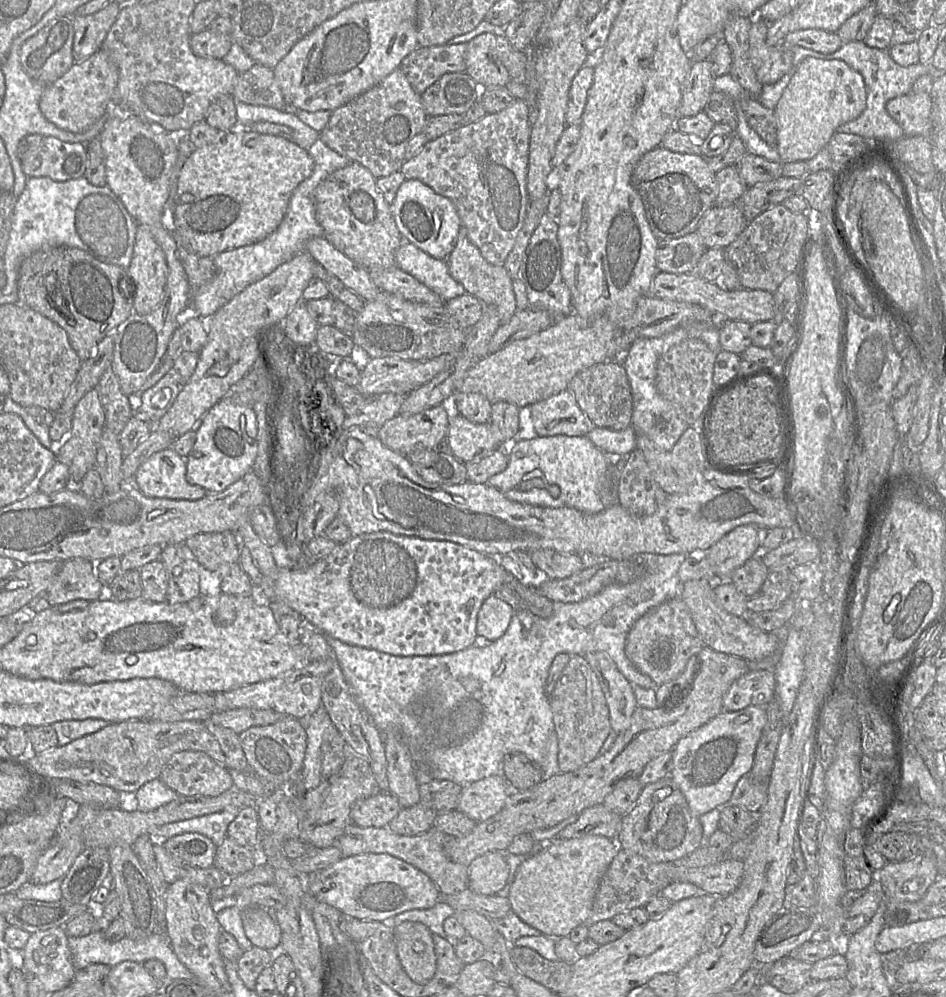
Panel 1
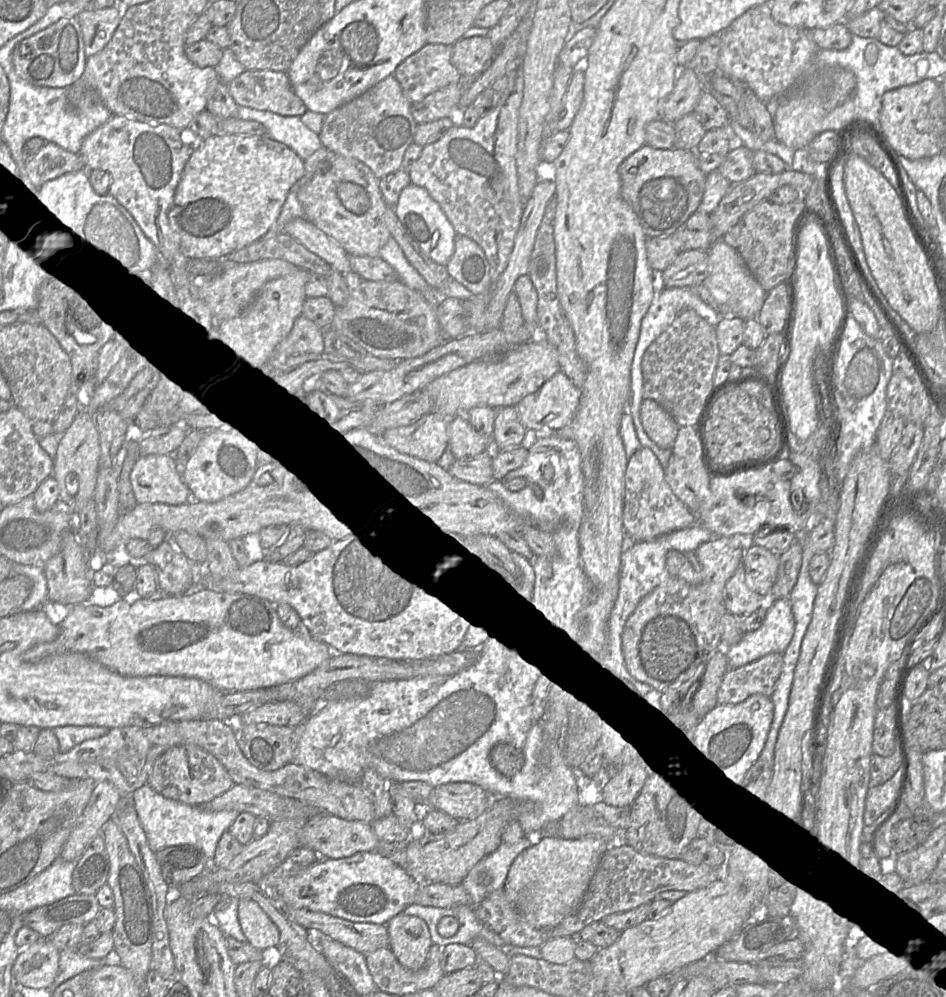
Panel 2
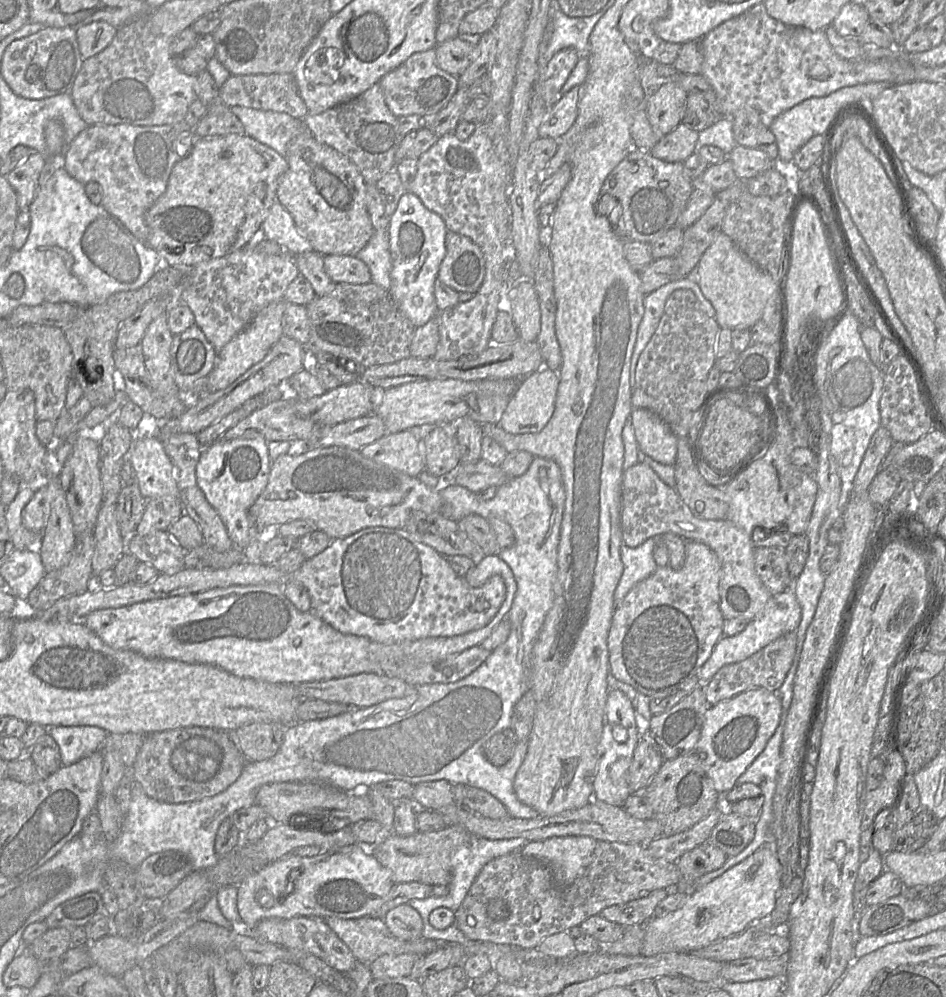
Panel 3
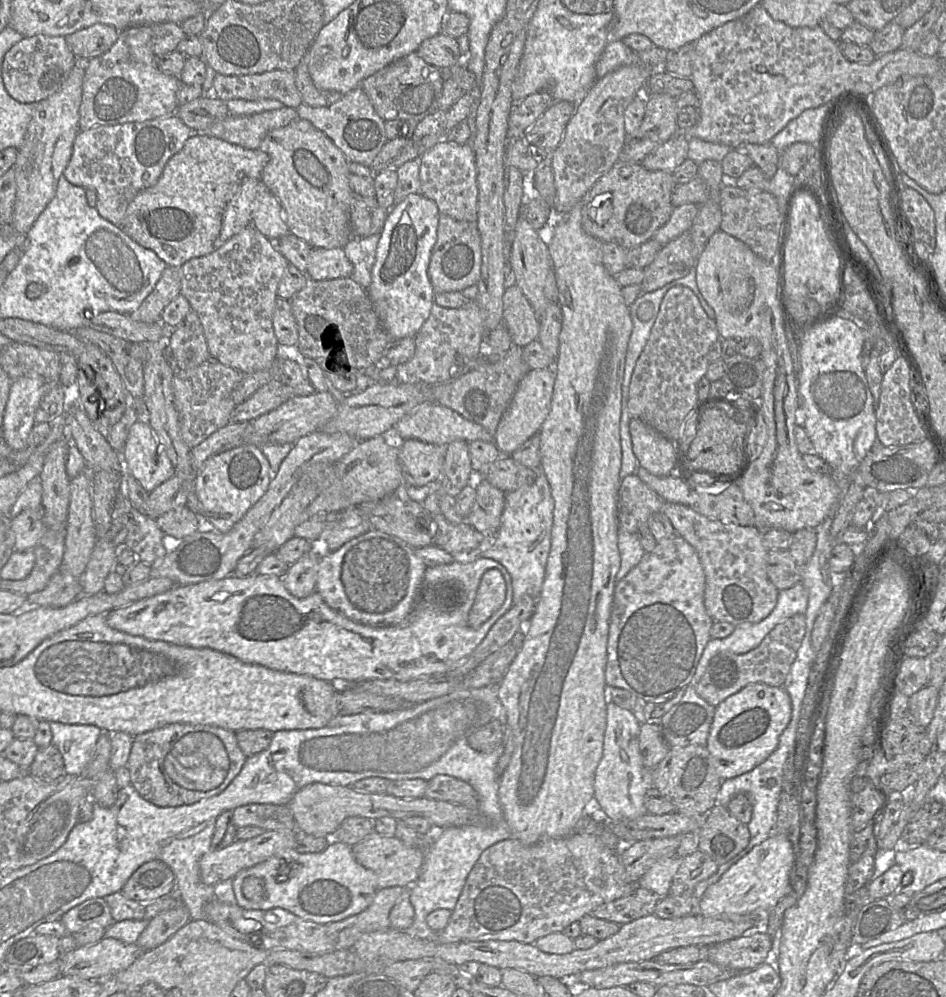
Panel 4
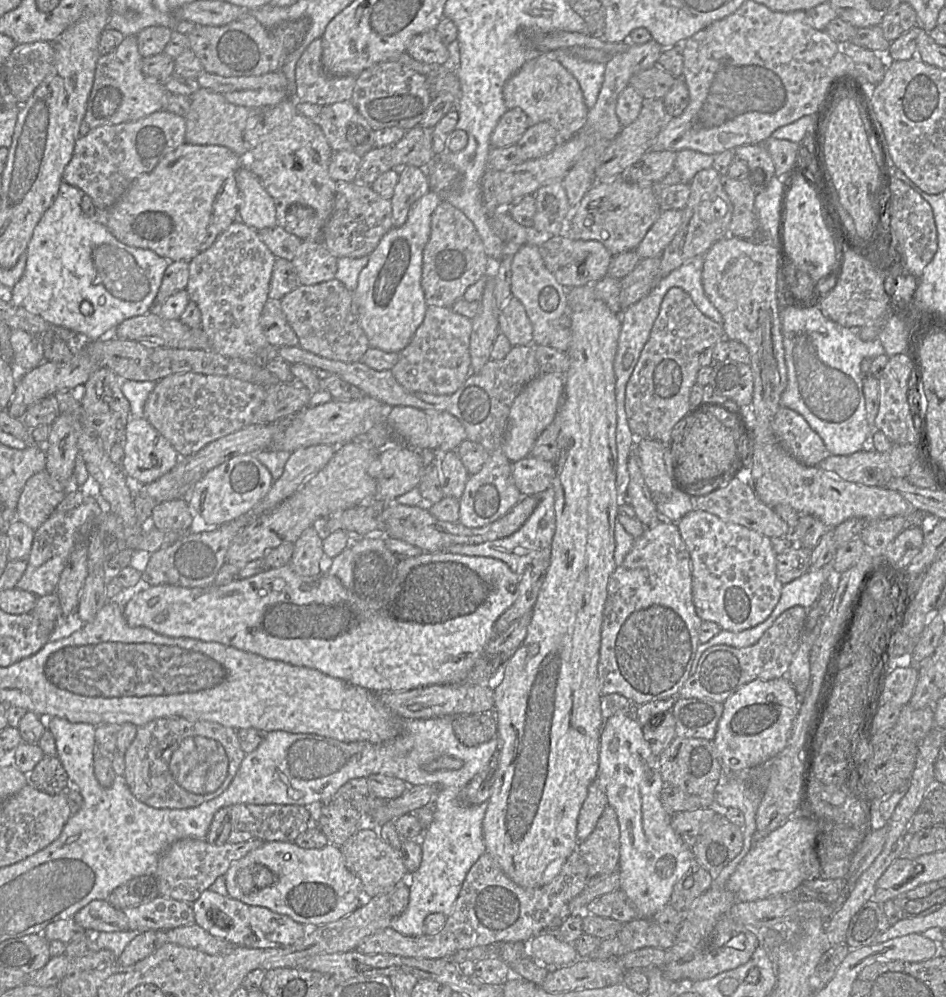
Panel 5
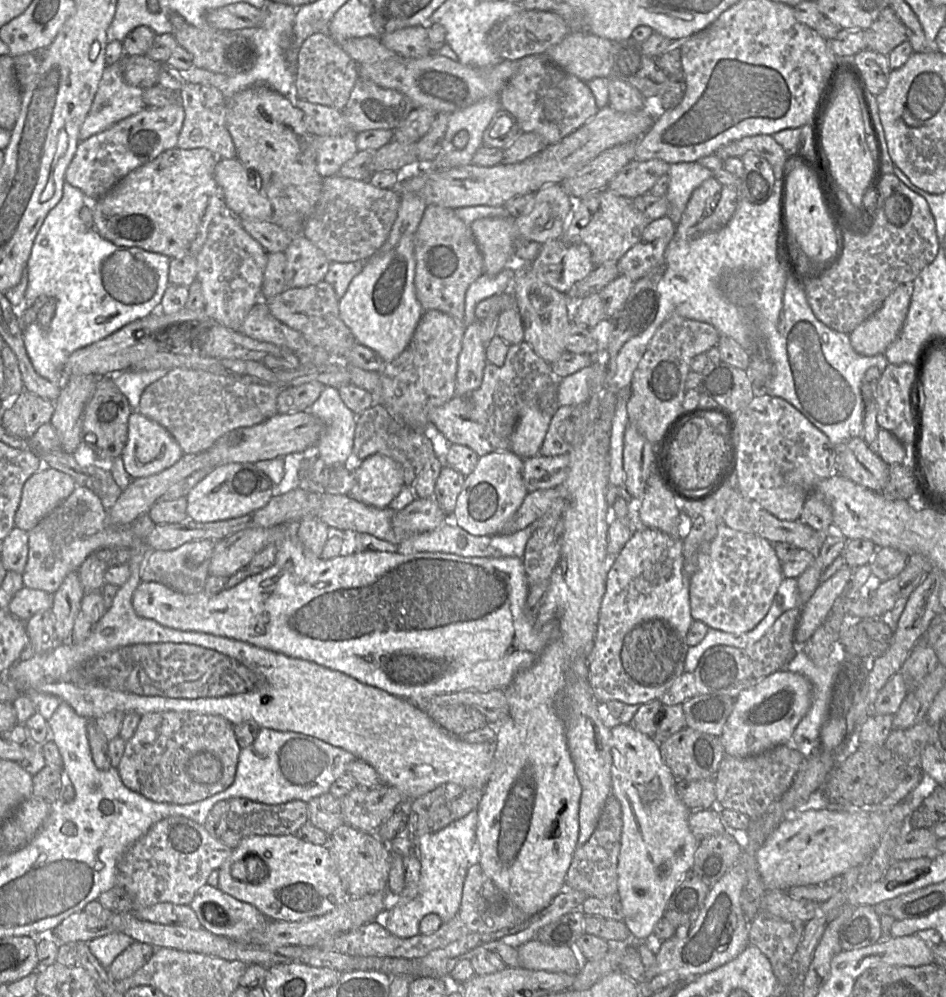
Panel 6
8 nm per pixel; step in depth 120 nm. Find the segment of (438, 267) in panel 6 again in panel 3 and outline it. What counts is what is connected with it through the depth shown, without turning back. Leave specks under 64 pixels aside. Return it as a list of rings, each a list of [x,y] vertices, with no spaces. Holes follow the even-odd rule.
[[[450,230],[445,237],[446,253],[437,278],[457,292],[475,294],[485,275],[485,261],[480,247],[470,238]]]

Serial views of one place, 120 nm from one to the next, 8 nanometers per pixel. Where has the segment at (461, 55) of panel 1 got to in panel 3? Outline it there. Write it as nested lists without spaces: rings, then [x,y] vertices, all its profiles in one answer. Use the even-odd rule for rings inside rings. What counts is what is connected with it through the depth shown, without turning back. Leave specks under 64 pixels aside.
[[[435,48],[412,54],[400,66],[384,75],[378,83],[388,108],[397,117],[436,114],[458,90],[457,77],[437,65]]]

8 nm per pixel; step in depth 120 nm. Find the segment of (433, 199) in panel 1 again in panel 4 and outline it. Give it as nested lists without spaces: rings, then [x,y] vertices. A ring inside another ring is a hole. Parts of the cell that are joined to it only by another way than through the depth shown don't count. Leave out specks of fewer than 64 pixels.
[[[411,193],[389,210],[380,232],[367,293],[381,325],[392,340],[415,337],[430,315],[434,288],[428,266],[437,240],[439,216],[433,200],[420,193]]]

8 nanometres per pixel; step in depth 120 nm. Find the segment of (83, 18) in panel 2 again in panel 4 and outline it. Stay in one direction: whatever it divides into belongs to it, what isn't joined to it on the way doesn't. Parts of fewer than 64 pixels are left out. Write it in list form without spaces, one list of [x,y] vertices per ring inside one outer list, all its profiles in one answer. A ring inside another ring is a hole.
[[[94,24],[65,37],[78,60],[89,60],[106,53],[117,41],[120,31],[105,24]]]

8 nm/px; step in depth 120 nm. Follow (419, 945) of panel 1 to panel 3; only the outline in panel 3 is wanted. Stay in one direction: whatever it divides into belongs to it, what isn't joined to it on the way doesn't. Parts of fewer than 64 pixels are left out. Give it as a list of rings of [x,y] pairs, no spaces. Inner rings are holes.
[[[408,904],[391,909],[383,921],[390,933],[404,941],[422,937],[423,921],[419,913]]]

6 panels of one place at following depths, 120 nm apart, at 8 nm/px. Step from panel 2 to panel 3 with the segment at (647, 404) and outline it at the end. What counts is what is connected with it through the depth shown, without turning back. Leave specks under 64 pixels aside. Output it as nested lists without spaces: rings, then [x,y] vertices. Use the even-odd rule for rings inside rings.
[[[634,408],[630,419],[639,449],[661,464],[673,465],[678,438],[670,427],[658,415],[644,408]]]

